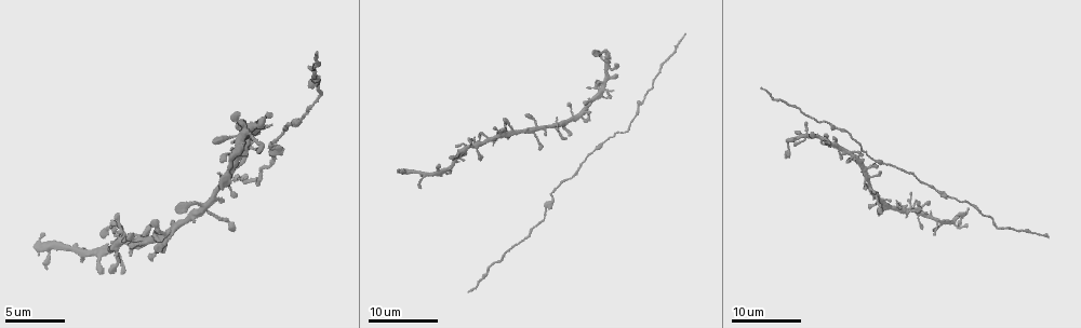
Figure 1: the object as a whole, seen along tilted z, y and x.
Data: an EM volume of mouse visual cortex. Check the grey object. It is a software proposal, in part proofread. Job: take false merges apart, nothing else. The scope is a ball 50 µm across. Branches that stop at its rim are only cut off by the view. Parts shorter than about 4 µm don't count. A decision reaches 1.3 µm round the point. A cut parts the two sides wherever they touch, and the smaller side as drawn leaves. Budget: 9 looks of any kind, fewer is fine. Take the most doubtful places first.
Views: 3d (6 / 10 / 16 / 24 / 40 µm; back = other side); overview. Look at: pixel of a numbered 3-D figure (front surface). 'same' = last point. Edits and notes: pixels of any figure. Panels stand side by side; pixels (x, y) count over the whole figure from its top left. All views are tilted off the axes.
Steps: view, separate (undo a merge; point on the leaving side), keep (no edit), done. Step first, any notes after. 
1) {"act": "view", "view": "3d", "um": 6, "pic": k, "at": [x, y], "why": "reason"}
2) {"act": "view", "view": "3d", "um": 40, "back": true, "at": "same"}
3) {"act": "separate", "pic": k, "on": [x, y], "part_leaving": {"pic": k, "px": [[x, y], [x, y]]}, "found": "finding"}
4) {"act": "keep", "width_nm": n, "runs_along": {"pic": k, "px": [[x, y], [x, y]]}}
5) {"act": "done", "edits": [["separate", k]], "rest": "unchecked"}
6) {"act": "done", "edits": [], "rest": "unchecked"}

{"act": "view", "view": "3d", "um": 24, "pic": 1, "at": [845, 133], "why": "sudden change in width"}

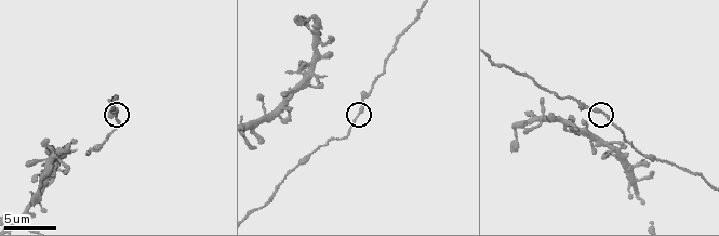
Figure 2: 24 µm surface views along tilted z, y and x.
{"act": "view", "view": "3d", "um": 10, "pic": 2, "at": [359, 111]}

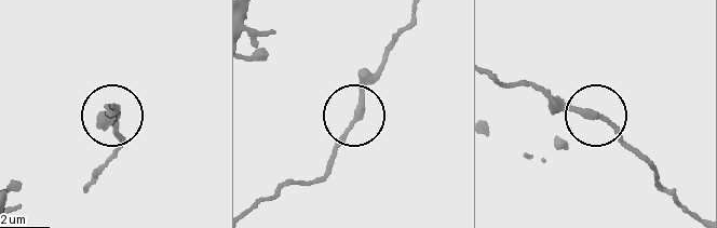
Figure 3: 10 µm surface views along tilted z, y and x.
{"act": "keep", "width_nm": 230, "found": "one neuron here"}

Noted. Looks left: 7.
{"act": "view", "view": "3d", "um": 16, "pic": 2, "at": [617, 155], "why": "four arms meet"}

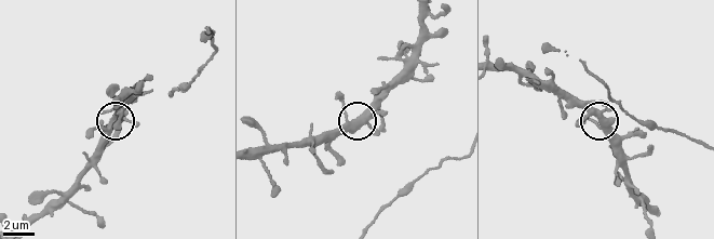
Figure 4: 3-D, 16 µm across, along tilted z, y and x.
{"act": "view", "view": "3d", "um": 6, "pic": 4, "at": [598, 118]}

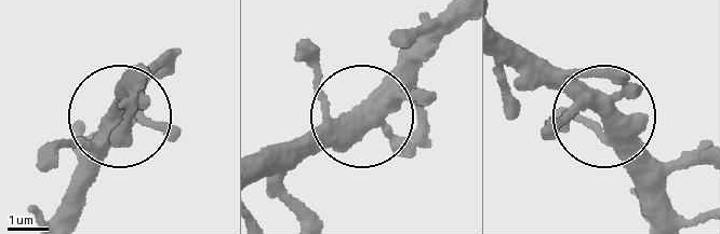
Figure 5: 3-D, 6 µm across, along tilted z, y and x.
{"act": "keep", "arms": 4, "runs_along": {"pic": 5, "px": [[413, 152], [369, 105], [464, 16]]}, "found": "continuous, no second neuron"}

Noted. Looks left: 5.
{"act": "view", "view": "3d", "um": 10, "pic": 2, "at": [48, 168], "why": "side arm on a straight run"}

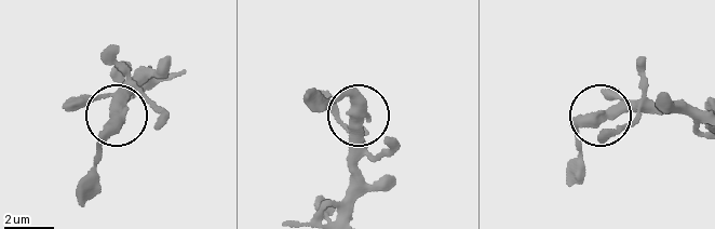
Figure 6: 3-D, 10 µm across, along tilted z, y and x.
{"act": "keep", "width_nm": 380, "runs_along": {"pic": 6, "px": [[335, 216], [353, 184], [360, 112], [342, 95], [326, 99]]}, "found": "one neuron here"}

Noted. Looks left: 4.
{"act": "view", "view": "3d", "um": 6, "pic": 2, "at": [311, 154]}

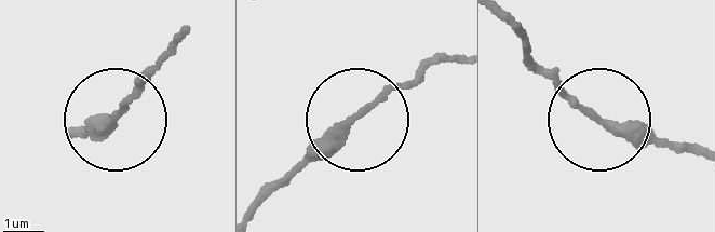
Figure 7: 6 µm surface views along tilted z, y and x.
{"act": "keep", "side_arm_um": 23, "found": "continuous, no second neuron"}

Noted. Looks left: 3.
{"act": "done", "edits": [], "rest": "unchecked"}

